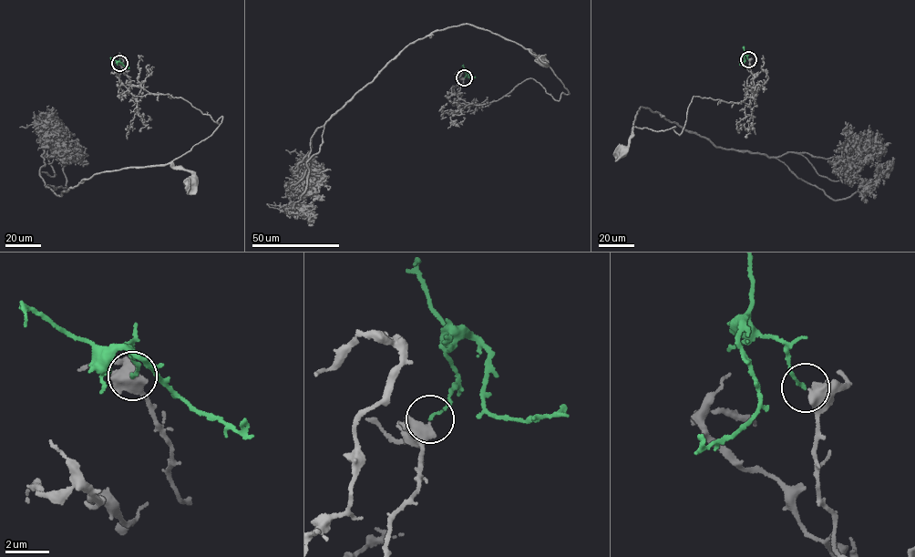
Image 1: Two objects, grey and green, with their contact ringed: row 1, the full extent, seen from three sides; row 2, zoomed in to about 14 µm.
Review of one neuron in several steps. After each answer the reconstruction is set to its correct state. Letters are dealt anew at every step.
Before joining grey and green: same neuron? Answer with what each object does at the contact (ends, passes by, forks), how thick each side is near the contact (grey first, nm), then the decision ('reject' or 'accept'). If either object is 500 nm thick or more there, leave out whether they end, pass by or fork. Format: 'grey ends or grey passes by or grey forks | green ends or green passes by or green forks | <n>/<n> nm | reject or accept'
grey passes by | green ends | 440/110 nm | accept

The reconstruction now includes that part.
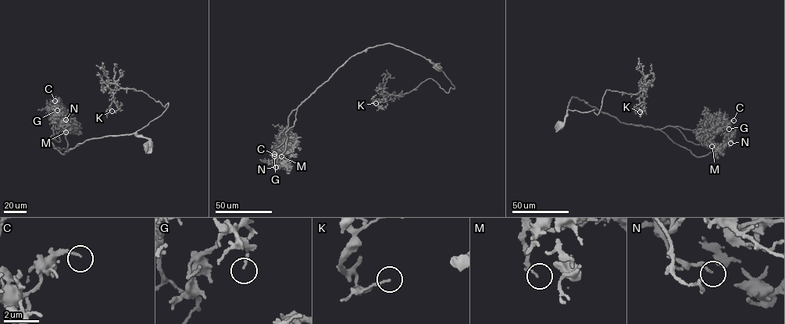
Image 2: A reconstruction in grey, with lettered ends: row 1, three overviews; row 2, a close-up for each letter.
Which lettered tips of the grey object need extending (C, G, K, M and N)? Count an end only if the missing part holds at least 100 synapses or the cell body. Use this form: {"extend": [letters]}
{"extend": ["N"]}

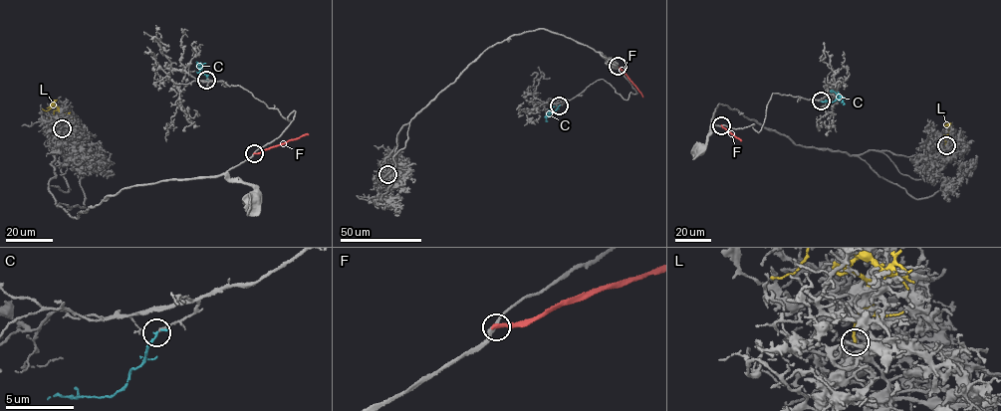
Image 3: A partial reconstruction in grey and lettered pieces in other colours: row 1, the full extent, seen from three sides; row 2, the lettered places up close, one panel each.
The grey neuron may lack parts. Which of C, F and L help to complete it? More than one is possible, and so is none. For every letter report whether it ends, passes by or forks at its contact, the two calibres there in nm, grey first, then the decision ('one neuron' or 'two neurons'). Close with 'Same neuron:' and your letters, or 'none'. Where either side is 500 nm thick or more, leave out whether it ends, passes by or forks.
C: it ends | 140/190 nm | one neuron
F: it ends | 200/300 nm | two neurons
L: it ends | 170/190 nm | two neurons
Same neuron: C

